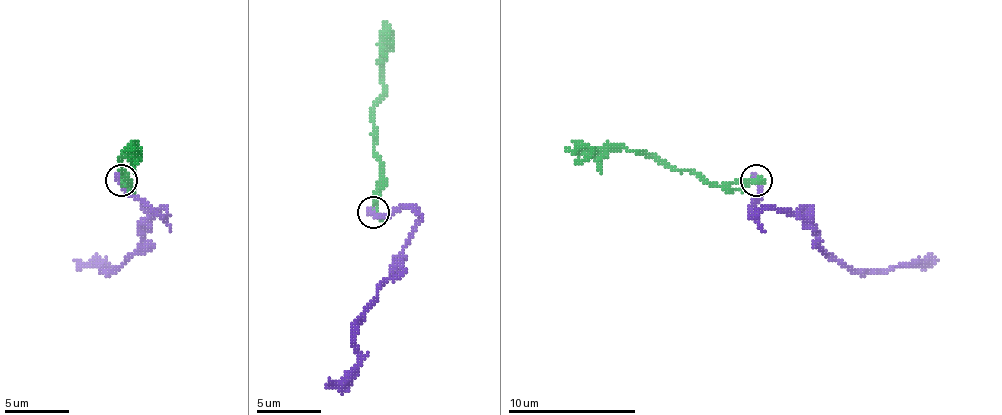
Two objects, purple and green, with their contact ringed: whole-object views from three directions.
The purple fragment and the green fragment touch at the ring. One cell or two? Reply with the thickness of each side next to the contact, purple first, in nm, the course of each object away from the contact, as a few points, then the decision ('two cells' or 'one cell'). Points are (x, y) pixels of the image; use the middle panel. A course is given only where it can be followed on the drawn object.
320 nm thick on the purple side, 320 nm on the other; purple runs (374, 211), (387, 214), (412, 208), (419, 214), (393, 275), (354, 336), (358, 362), (326, 387); green runs (374, 211), (380, 166), (374, 150), (374, 108), (383, 92), (387, 22); two cells

